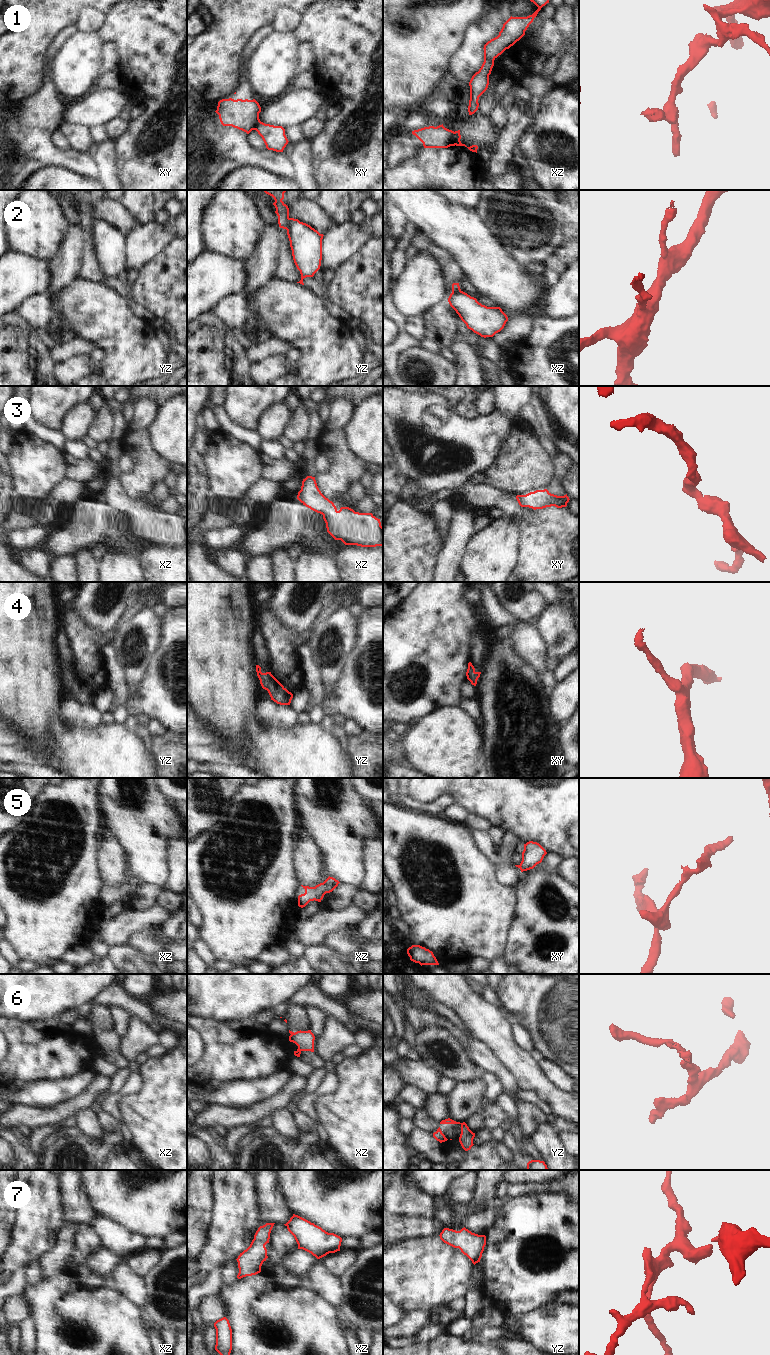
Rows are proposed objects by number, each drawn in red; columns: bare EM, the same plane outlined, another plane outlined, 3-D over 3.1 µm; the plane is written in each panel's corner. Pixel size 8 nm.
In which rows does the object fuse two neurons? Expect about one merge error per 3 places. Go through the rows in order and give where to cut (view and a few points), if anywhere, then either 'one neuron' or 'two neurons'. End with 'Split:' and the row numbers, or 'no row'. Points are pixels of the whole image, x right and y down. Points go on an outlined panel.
1: cut xz (454, 132), (455, 144); two neurons
2: cut yz (290, 218), (287, 230); two neurons
3: cut none; one neuron
4: cut none; one neuron
5: cut none; one neuron
6: cut xz (297, 1050), (299, 1054); two neurons
7: cut none; one neuron
Split: 1, 2, 6

